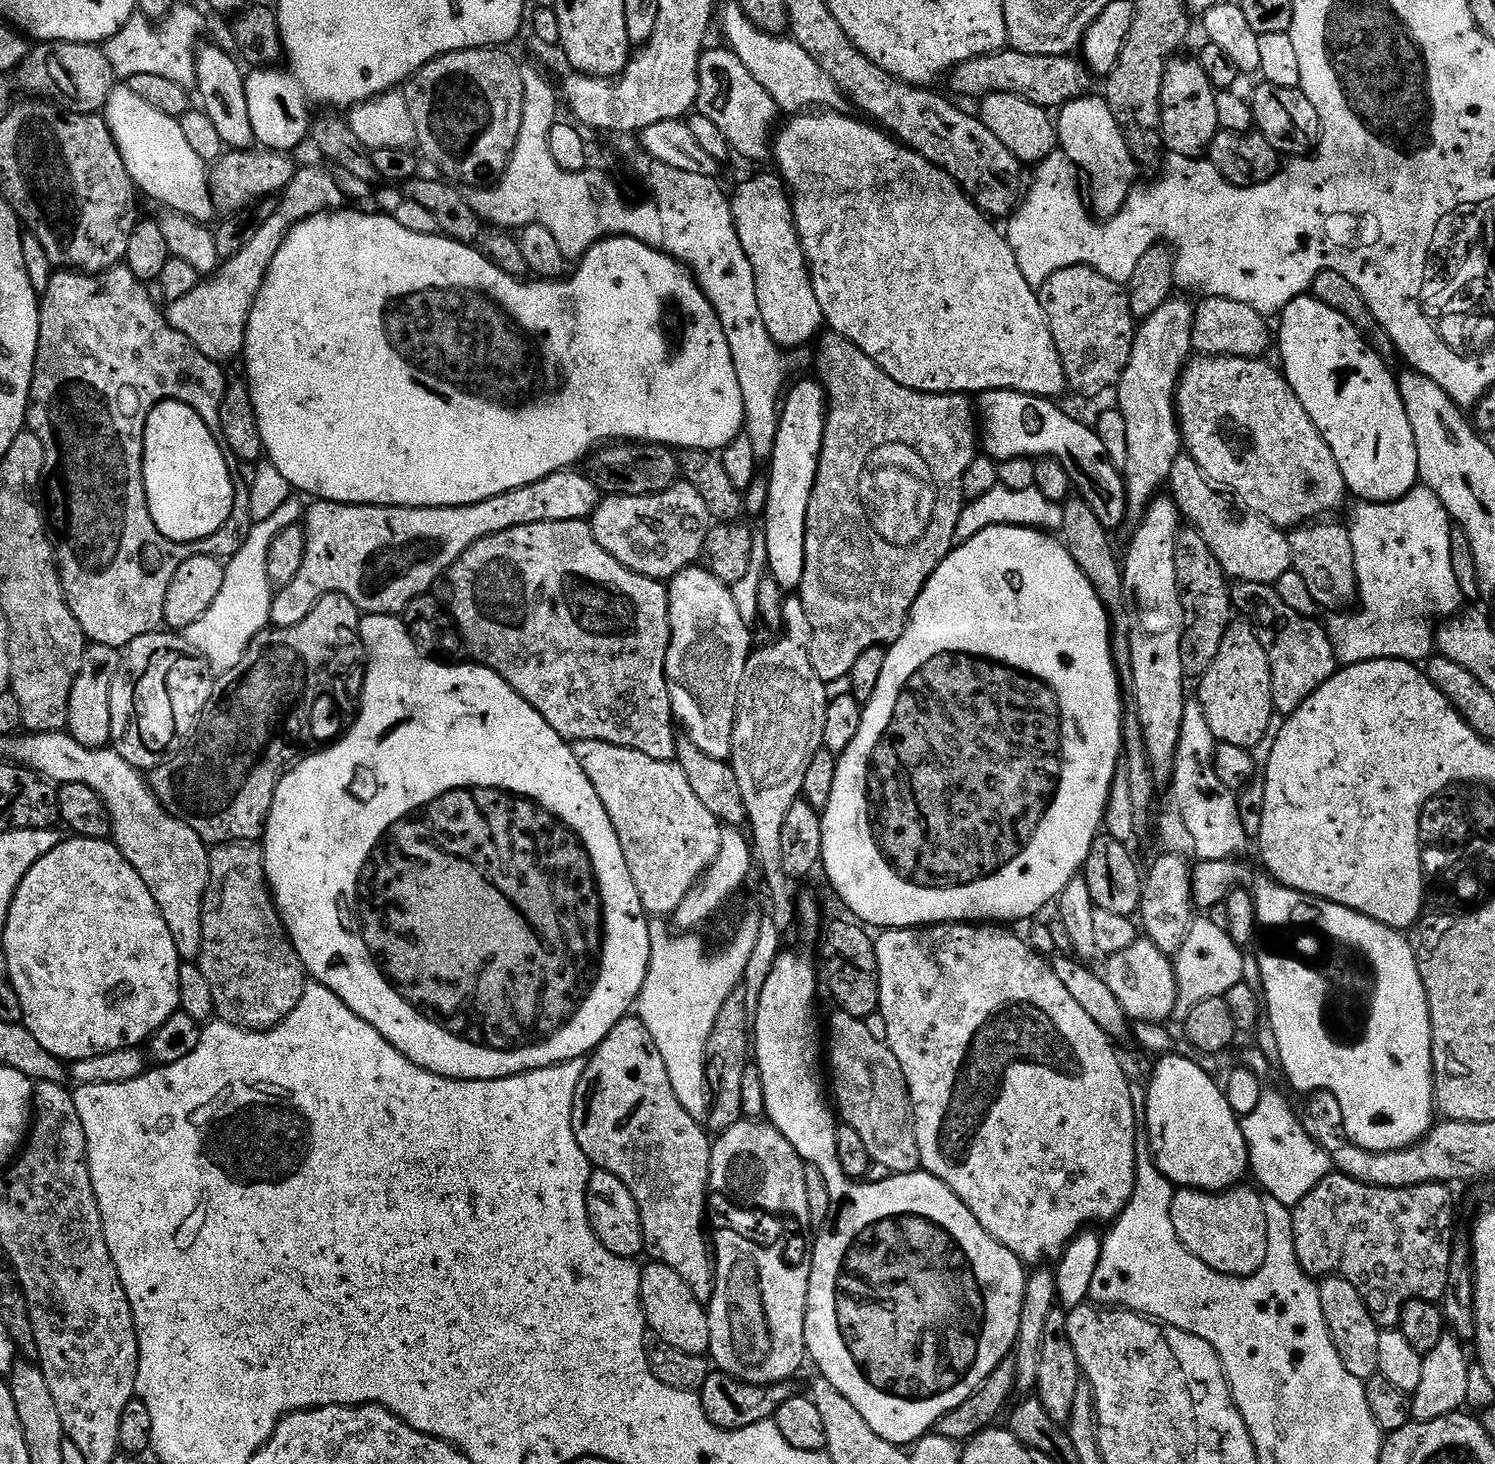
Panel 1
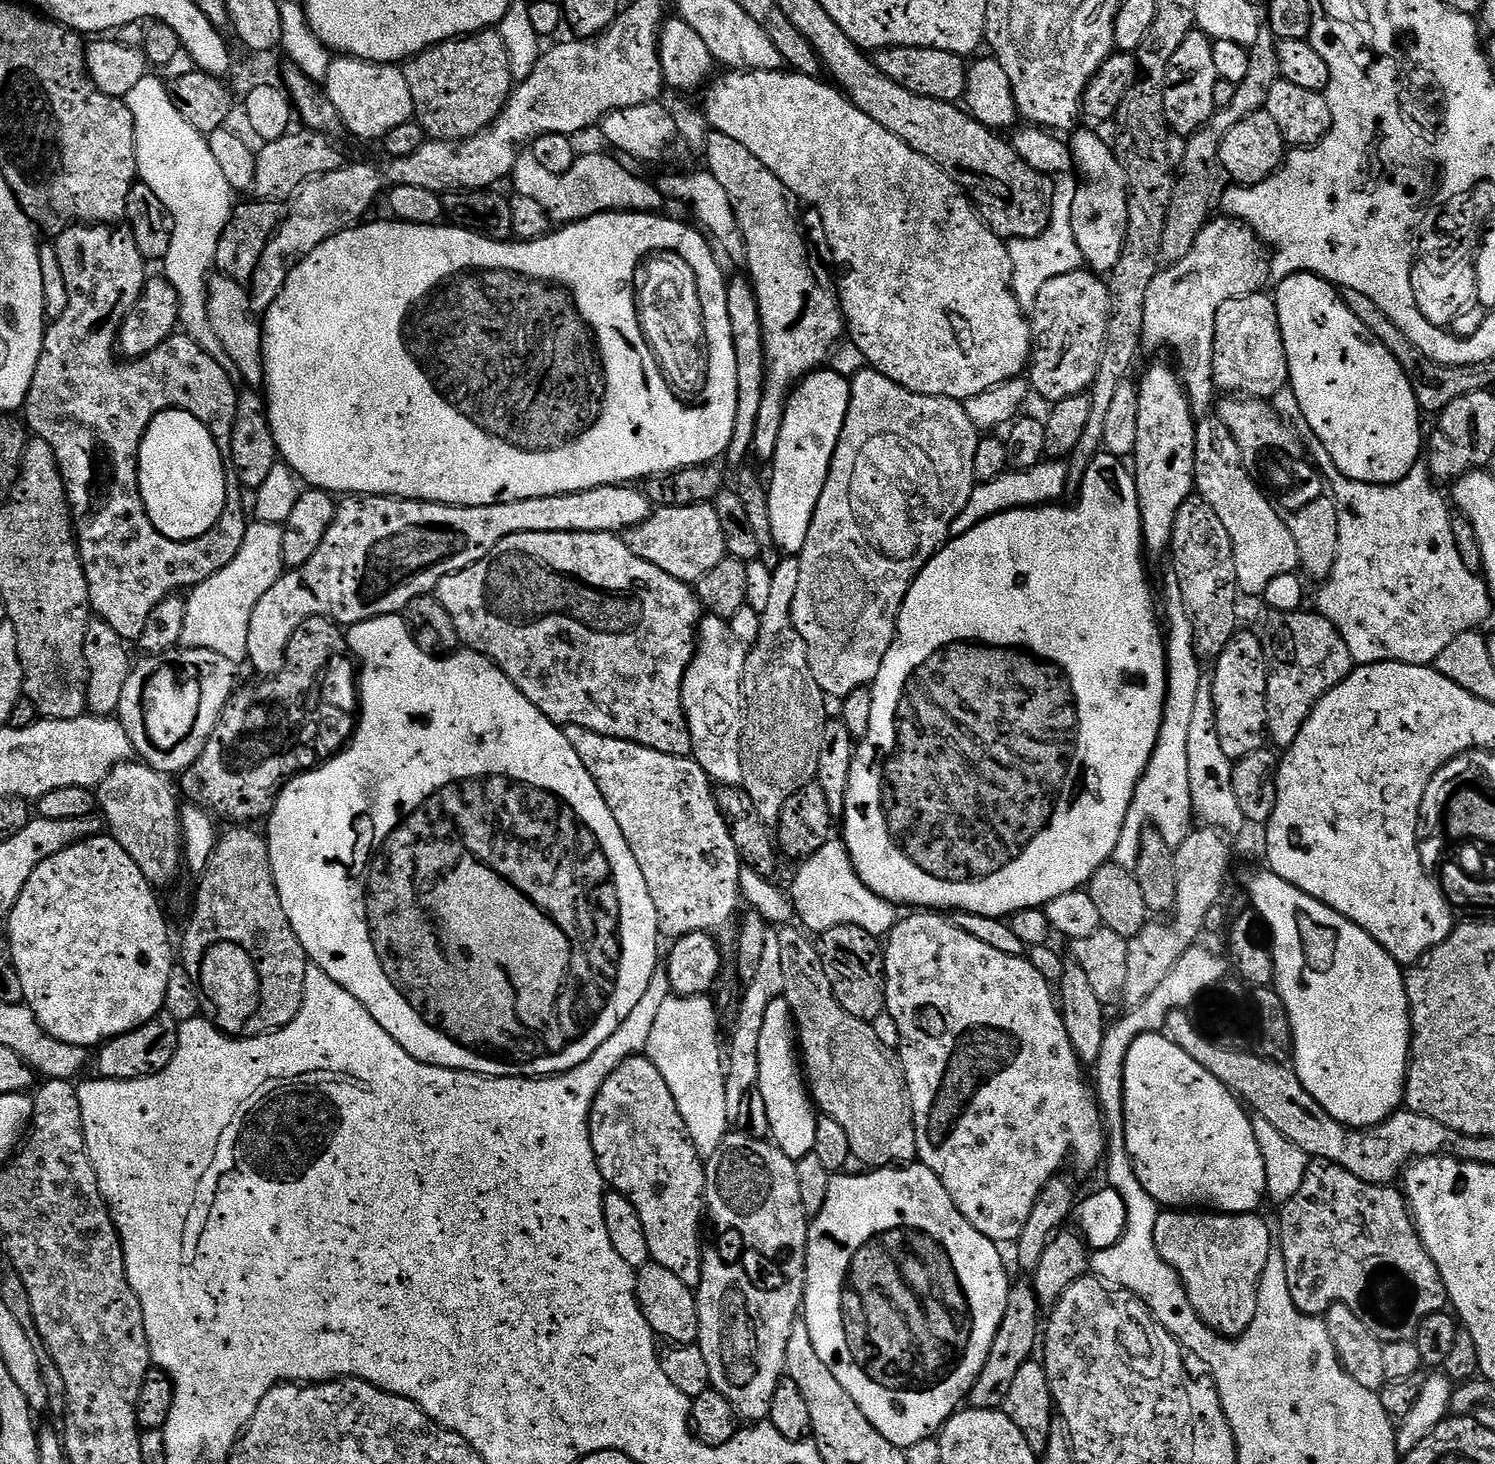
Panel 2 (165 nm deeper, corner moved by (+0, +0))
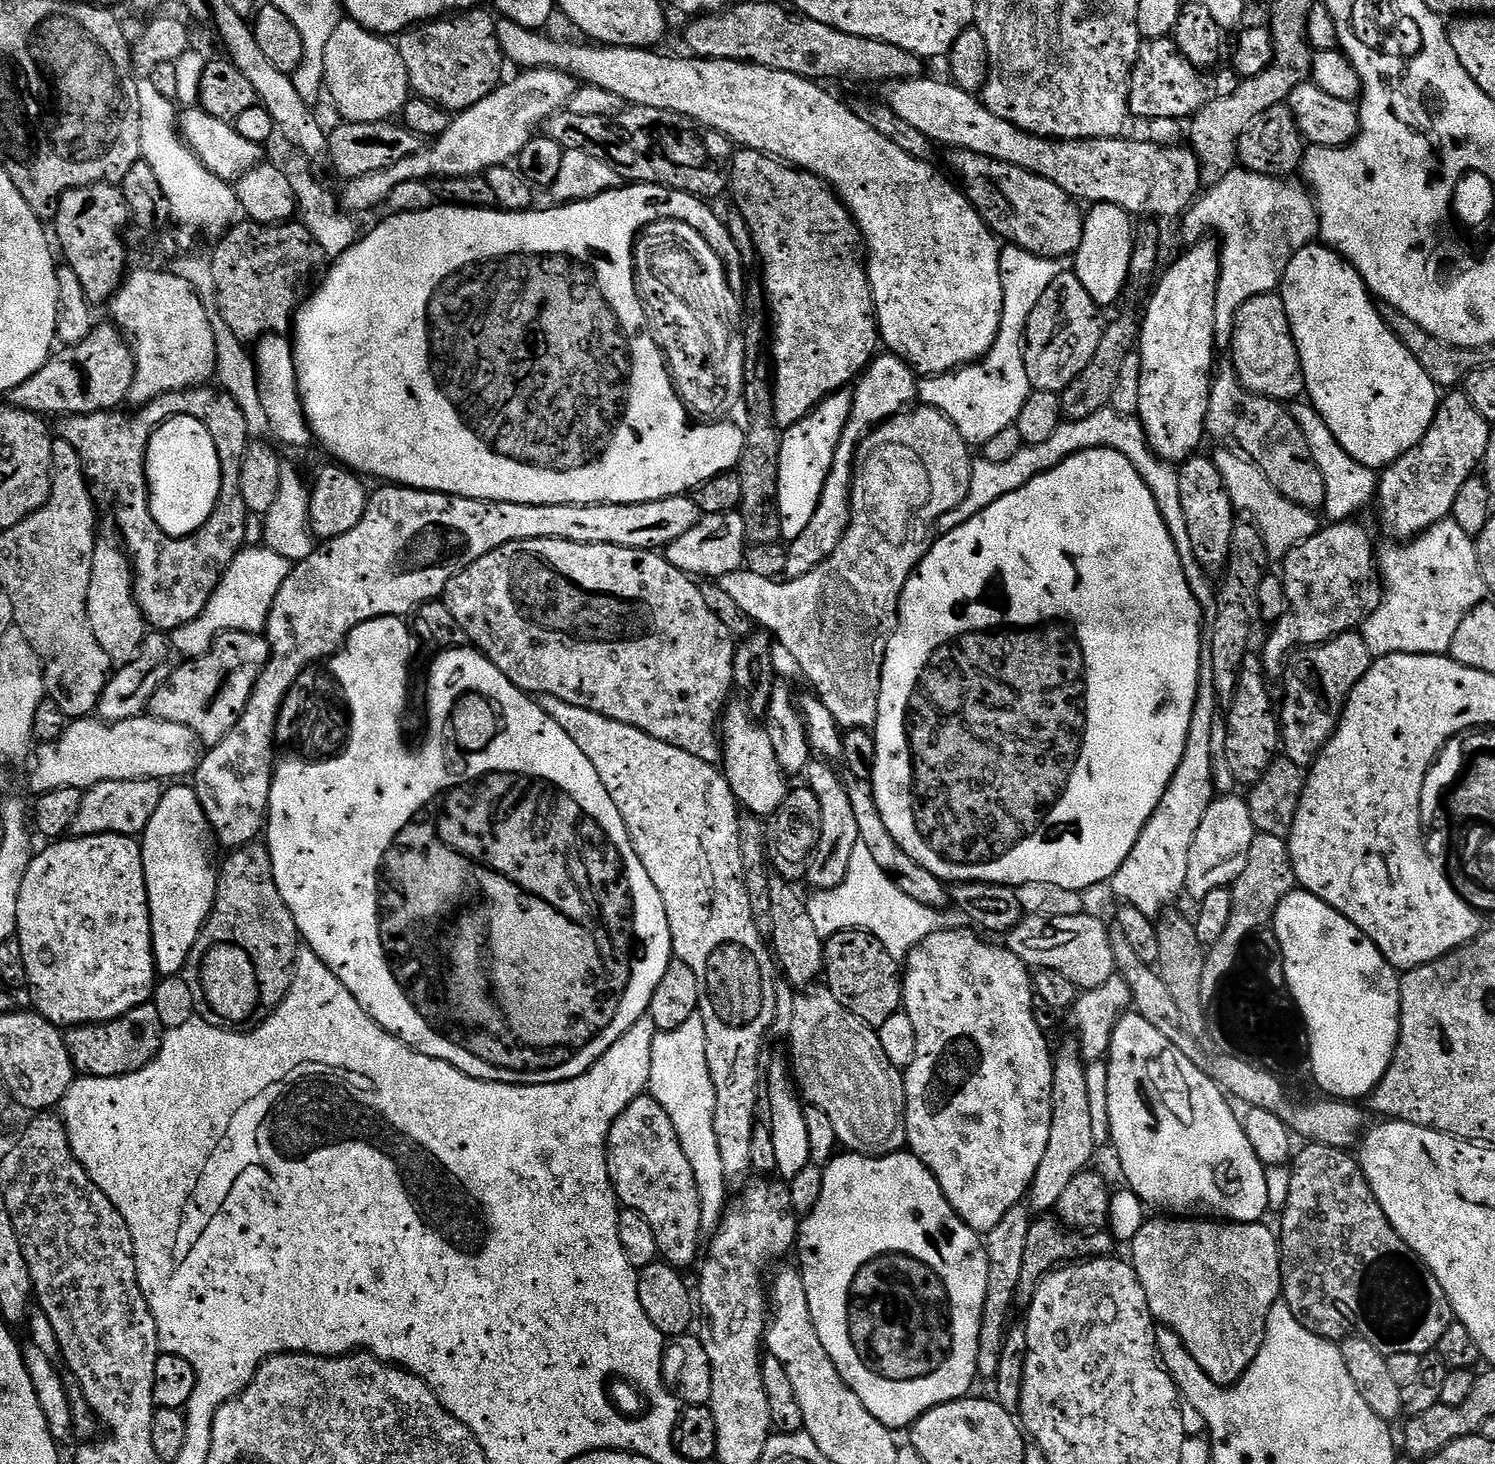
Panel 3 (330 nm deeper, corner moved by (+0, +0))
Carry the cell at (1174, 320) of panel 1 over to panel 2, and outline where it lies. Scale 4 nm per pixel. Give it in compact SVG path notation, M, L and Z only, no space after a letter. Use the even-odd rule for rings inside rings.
M1213 218L1198 242L1194 242L1194 250L1182 262L1167 265L1150 282L1143 351L1169 348L1176 355L1178 371L1197 417L1203 418L1213 411L1212 395L1218 392L1214 382L1214 322L1222 302L1261 291L1264 279L1267 281L1269 276L1269 249L1251 224L1235 218Z

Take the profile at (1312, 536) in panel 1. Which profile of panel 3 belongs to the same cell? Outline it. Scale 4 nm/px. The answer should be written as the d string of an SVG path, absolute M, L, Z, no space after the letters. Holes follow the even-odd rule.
M1230 366L1219 372L1220 369L1212 376L1208 417L1204 423L1207 435L1216 440L1233 440L1237 444L1233 445L1258 465L1290 502L1303 508L1323 509L1326 482L1322 482L1322 470L1318 470L1318 462L1314 462L1314 454L1291 411L1279 400L1247 392Z

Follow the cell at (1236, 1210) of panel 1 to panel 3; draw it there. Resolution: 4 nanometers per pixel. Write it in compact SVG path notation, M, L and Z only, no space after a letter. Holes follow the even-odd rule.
M1160 1218L1164 1220L1145 1219L1144 1225L1138 1230L1138 1234L1130 1243L1132 1256L1130 1263L1138 1274L1138 1282L1142 1282L1142 1290L1146 1290L1146 1302L1150 1302L1153 1320L1163 1327L1174 1330L1178 1338L1190 1350L1194 1362L1202 1366L1202 1370L1221 1386L1237 1384L1240 1378L1246 1374L1246 1370L1258 1358L1258 1350L1262 1350L1262 1342L1266 1338L1266 1322L1270 1318L1270 1310L1281 1299L1282 1289L1280 1286L1280 1241L1277 1233L1267 1228L1267 1223L1257 1222L1254 1224L1233 1224L1231 1222L1217 1222L1211 1218Z

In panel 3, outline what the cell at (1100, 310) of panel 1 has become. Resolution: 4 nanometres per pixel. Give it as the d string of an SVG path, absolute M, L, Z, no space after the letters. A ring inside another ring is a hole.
M1066 271L1050 282L1046 294L1038 298L1038 306L1030 314L1024 335L1026 378L1035 391L1059 394L1090 366L1090 358L1094 358L1106 327L1106 320L1100 315L1100 305L1090 298L1075 271Z

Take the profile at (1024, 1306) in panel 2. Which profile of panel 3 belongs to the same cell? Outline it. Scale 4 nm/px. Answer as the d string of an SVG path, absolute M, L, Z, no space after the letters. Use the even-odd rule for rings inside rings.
M1044 1214L1033 1219L1030 1235L1026 1237L1026 1251L1022 1257L1022 1278L1018 1278L1016 1299L1021 1305L1027 1306L1032 1302L1036 1287L1049 1272L1069 1263L1079 1262L1089 1258L1108 1258L1118 1247L1118 1241L1111 1231L1077 1232L1064 1227L1059 1219L1052 1214Z

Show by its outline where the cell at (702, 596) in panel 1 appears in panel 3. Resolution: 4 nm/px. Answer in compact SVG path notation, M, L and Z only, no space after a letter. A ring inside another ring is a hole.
M743 703L727 705L722 717L722 771L741 809L761 818L771 818L790 791L789 777L780 767L767 727L755 724L753 713Z

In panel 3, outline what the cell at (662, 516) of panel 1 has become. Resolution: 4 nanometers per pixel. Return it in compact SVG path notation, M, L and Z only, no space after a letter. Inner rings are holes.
M739 511L723 512L722 514L701 515L699 522L682 538L668 545L666 555L670 563L687 576L701 578L719 578L739 572L746 564L746 545L749 543L746 526Z

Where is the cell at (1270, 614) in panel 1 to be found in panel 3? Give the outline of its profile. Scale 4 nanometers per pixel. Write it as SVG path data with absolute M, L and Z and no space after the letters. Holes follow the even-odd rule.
M1356 630L1313 648L1301 648L1289 659L1282 677L1285 700L1278 708L1278 723L1283 755L1294 766L1307 770L1322 754L1340 724L1344 701L1362 682L1373 659L1370 646Z

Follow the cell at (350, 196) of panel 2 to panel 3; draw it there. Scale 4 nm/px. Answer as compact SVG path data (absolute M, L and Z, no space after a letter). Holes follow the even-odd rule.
M530 68L519 73L517 80L501 83L482 102L470 106L465 112L453 115L450 126L435 137L433 148L421 147L420 151L402 158L386 170L374 170L362 178L354 178L343 186L342 204L349 213L368 212L383 205L390 198L390 190L401 182L431 181L450 176L478 176L489 168L515 161L520 151L537 135L544 121L557 112L567 109L568 99L576 93L577 77L556 68Z

